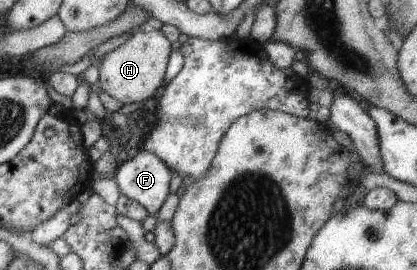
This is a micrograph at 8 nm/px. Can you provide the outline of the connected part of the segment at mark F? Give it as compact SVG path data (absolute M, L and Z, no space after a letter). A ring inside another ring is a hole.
M141 150L132 158L119 161L111 176L121 195L138 202L153 215L169 192L169 172L167 165L157 156Z

